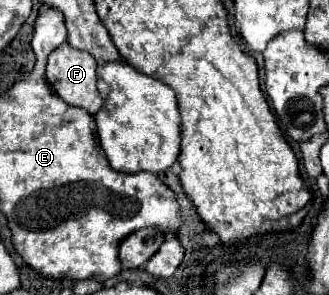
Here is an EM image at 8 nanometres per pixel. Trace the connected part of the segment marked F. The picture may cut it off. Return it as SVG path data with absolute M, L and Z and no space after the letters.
M63 43L57 47L47 61L47 81L55 89L59 97L63 97L73 107L83 107L91 115L95 115L101 109L101 99L97 91L97 63L91 53L73 49L69 43Z

